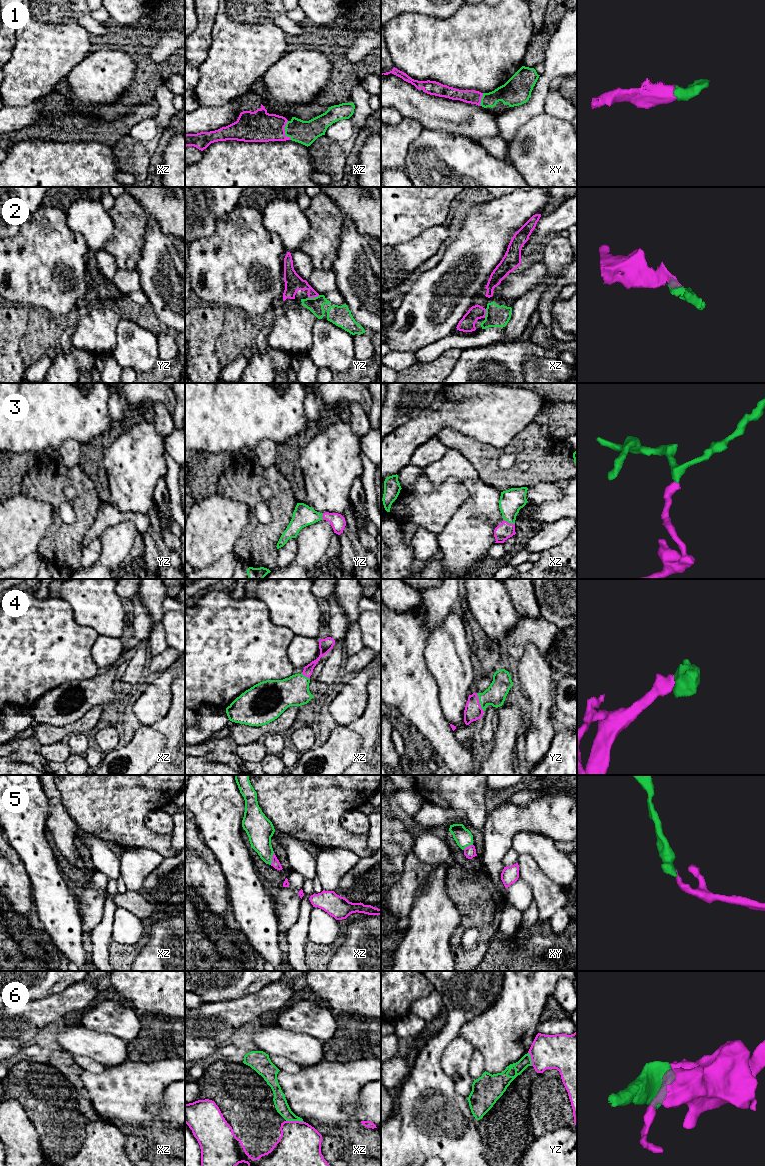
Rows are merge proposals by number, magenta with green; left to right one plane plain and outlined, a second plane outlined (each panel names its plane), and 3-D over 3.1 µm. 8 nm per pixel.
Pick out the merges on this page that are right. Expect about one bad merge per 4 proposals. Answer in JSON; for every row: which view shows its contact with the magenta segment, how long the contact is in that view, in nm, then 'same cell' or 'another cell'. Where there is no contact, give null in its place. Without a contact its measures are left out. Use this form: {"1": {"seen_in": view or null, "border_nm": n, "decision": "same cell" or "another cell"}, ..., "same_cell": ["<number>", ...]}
{"1": {"seen_in": "xz", "border_nm": 160, "decision": "same cell"}, "2": {"seen_in": "yz", "border_nm": 100, "decision": "same cell"}, "3": {"seen_in": "xz", "border_nm": 100, "decision": "same cell"}, "4": {"seen_in": "yz", "border_nm": 160, "decision": "same cell"}, "5": {"seen_in": "xz", "border_nm": 100, "decision": "another cell"}, "6": {"seen_in": "xz", "border_nm": 140, "decision": "another cell"}, "same_cell": ["1", "2", "3", "4"]}

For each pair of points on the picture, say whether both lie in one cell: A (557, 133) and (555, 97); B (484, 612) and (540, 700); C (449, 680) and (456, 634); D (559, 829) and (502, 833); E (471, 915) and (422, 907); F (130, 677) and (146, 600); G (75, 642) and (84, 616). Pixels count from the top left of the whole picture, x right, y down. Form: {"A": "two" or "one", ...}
{"A": "two", "B": "two", "C": "one", "D": "one", "E": "two", "F": "one", "G": "two"}

